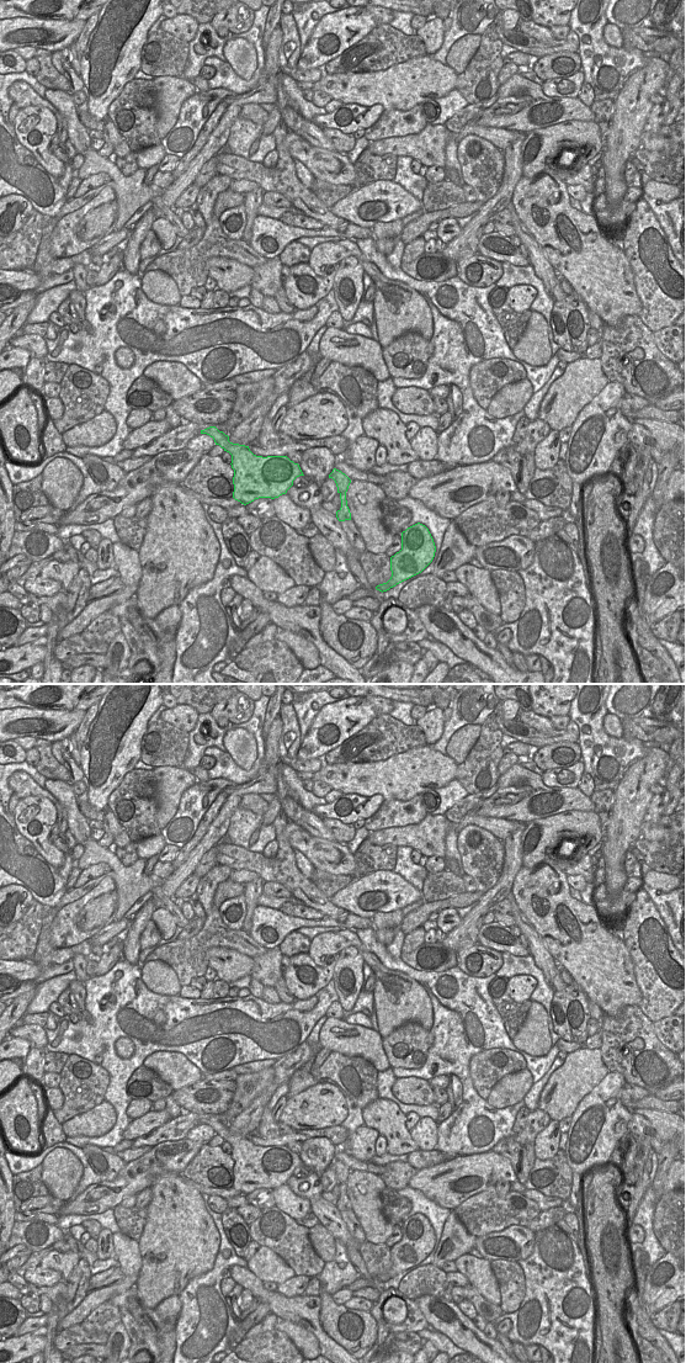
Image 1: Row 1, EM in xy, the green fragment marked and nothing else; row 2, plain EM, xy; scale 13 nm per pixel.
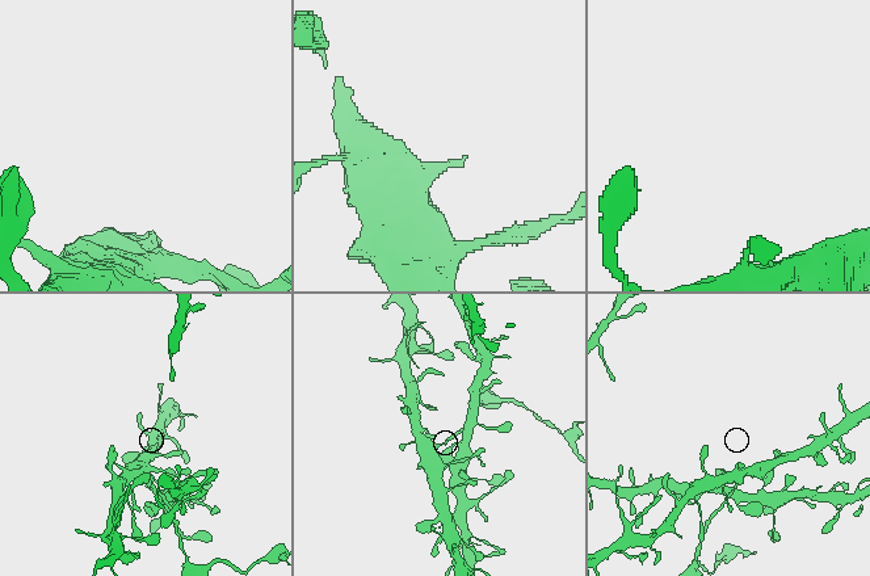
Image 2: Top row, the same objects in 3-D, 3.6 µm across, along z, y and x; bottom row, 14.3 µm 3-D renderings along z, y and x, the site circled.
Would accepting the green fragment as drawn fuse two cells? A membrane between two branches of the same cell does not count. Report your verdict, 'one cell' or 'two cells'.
two cells

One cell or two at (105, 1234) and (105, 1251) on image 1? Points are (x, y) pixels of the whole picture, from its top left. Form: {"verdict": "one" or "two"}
{"verdict": "one"}

